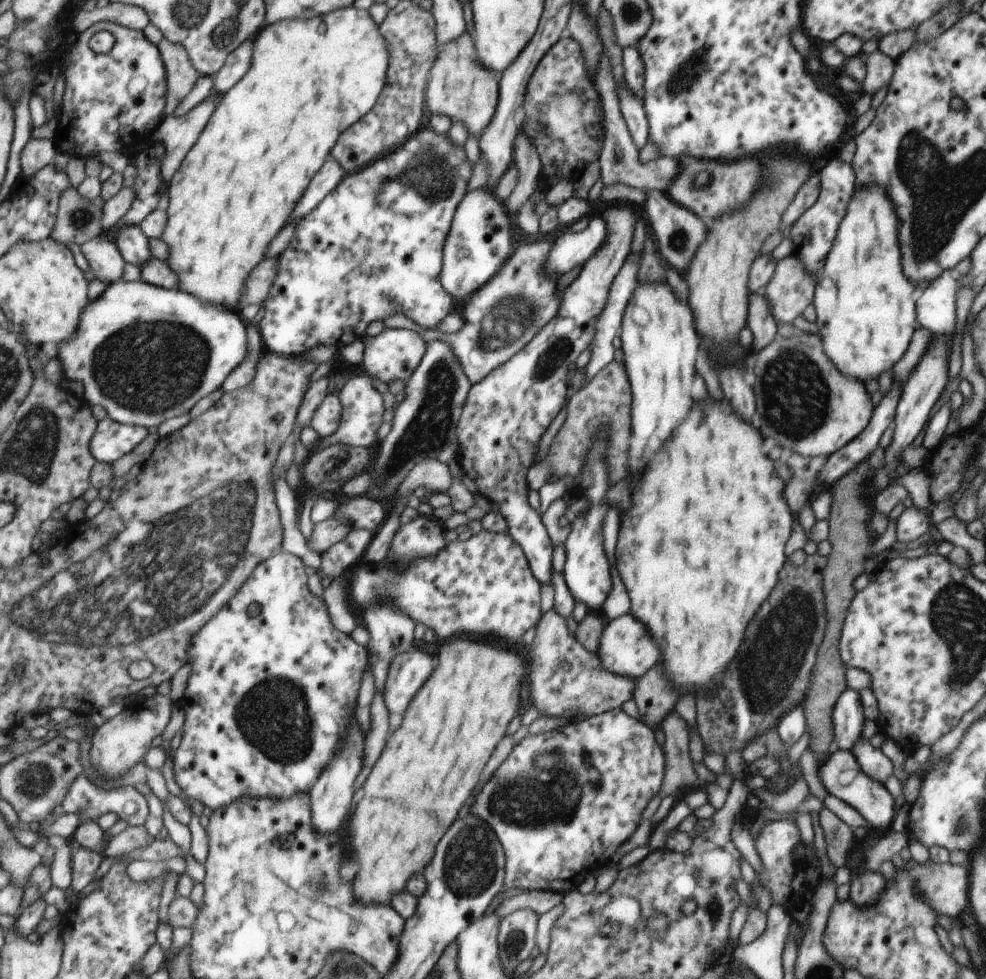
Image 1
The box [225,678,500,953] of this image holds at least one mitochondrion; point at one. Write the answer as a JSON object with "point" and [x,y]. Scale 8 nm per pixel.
{"point":[322,888]}

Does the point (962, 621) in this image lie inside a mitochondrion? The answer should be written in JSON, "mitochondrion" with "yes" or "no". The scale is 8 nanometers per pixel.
{"mitochondrion":"yes"}

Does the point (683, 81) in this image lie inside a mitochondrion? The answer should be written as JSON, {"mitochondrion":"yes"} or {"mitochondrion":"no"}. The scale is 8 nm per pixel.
{"mitochondrion":"yes"}

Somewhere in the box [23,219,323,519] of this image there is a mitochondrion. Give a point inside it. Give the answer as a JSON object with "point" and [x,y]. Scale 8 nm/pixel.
{"point":[151,366]}

